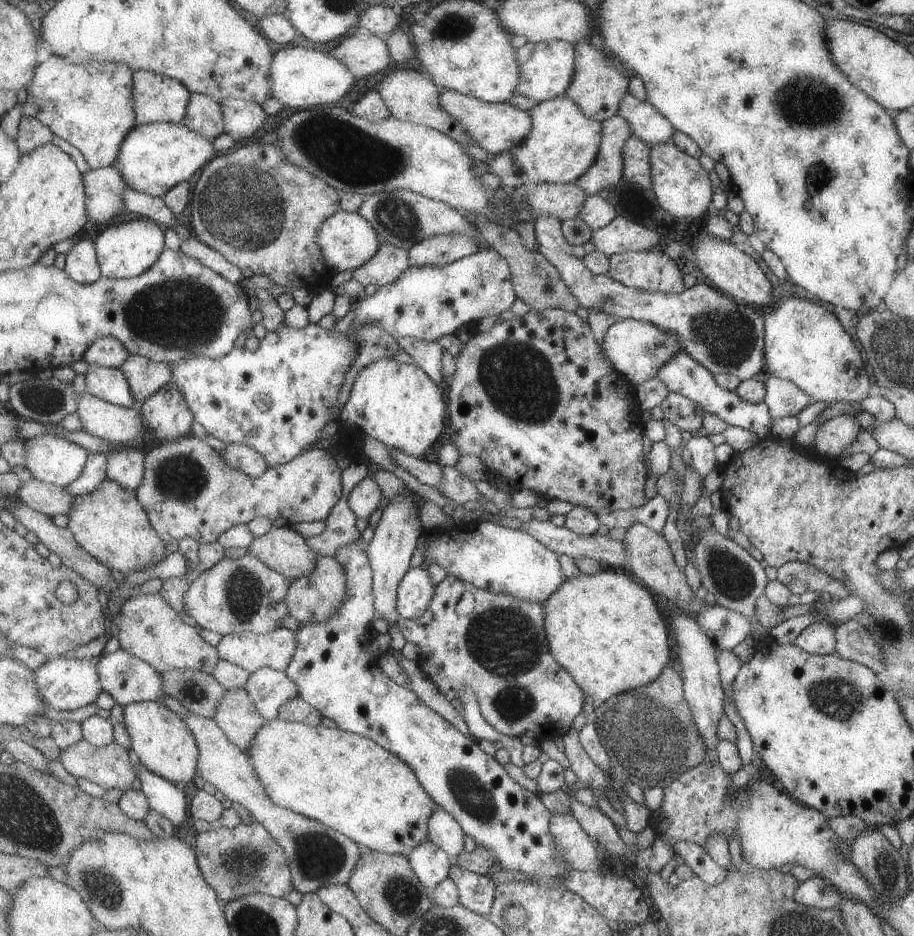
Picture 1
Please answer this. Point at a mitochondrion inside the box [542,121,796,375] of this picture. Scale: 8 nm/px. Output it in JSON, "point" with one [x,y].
{"point":[607,298]}

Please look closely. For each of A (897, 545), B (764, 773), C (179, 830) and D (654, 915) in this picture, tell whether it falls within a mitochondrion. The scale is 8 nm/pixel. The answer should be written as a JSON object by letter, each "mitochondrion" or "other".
{"A":"other","B":"other","C":"other","D":"other"}

